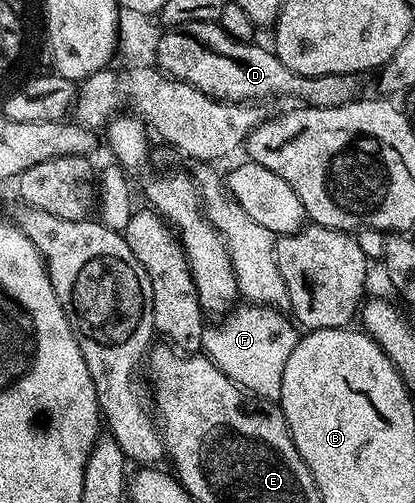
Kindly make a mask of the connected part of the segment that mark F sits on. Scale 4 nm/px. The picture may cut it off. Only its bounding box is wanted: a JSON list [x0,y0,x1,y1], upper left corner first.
[202,302,299,401]

